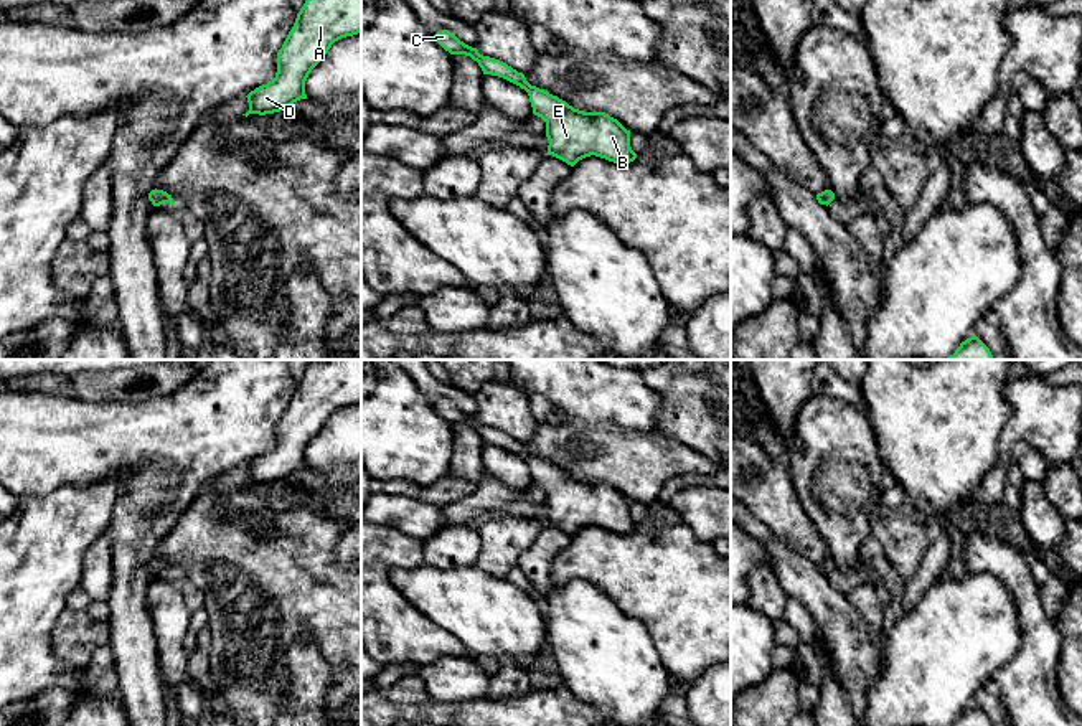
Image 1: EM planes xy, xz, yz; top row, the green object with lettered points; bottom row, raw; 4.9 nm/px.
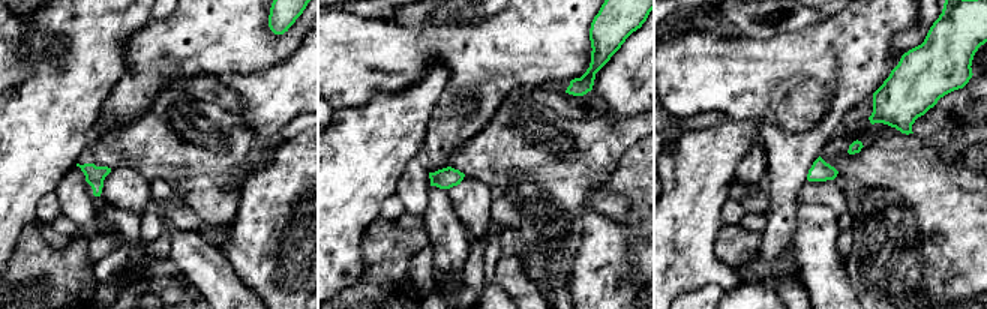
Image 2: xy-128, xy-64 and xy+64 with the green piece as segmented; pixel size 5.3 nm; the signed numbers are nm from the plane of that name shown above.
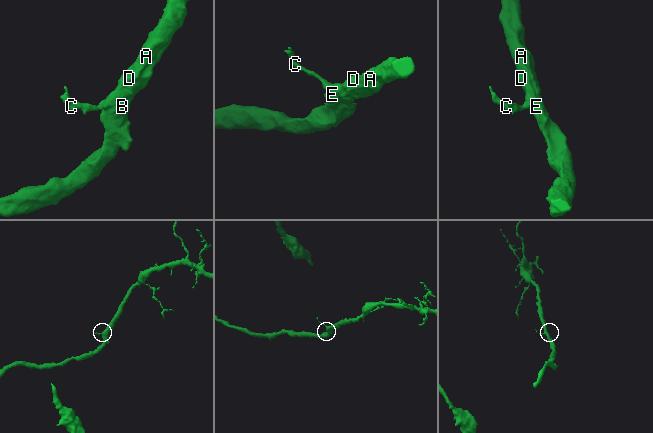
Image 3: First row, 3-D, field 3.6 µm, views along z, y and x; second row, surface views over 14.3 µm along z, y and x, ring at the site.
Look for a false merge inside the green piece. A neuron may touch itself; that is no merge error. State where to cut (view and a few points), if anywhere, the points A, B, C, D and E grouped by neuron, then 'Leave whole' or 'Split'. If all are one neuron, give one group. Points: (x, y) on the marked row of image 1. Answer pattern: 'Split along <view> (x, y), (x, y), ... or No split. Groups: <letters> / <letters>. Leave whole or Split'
No split. Groups: A B C D E. Leave whole

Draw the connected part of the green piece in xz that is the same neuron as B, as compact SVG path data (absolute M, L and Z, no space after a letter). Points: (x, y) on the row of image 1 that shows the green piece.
M447 30L437 31L434 38L450 54L470 56L483 74L503 78L528 92L533 114L546 122L548 155L571 167L590 155L620 165L637 158L630 147L630 130L609 114L574 109L557 96L531 86L523 73L500 59L480 54L477 48L465 45Z

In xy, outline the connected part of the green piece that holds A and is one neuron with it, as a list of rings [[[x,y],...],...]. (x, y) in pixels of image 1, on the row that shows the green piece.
[[[305,0],[277,53],[272,81],[246,97],[249,114],[274,114],[307,99],[305,81],[312,69],[341,38],[361,33],[361,0]]]

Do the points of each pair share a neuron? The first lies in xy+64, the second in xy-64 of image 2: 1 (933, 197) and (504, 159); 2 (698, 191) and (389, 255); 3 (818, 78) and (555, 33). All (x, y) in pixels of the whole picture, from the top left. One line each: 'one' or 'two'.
1: one
2: two
3: one

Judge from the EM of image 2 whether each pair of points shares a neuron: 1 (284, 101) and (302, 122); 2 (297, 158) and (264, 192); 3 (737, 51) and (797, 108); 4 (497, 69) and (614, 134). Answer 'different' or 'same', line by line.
1: different
2: same
3: same
4: different

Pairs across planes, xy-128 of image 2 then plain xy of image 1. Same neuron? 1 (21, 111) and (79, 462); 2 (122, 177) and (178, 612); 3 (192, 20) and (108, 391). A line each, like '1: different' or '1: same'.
1: different
2: same
3: different

